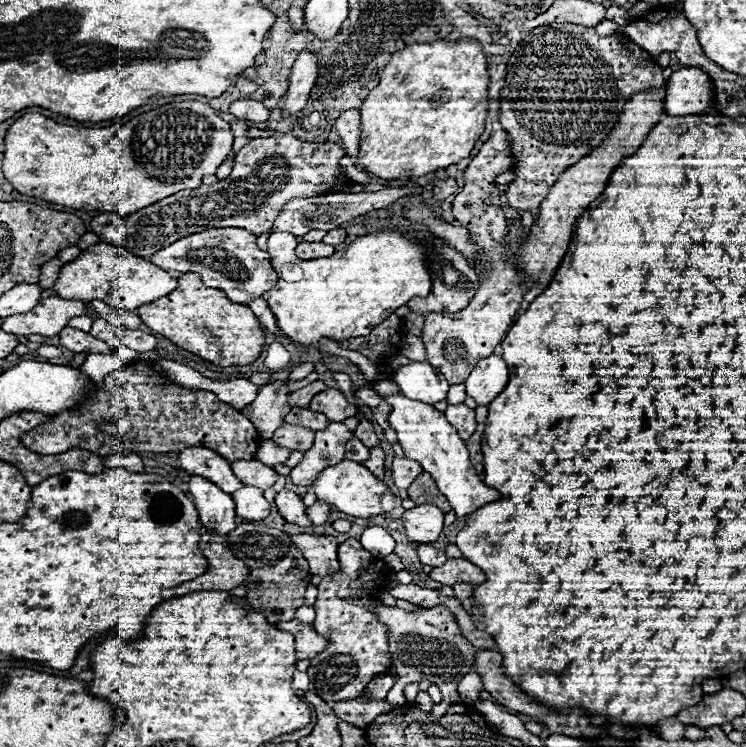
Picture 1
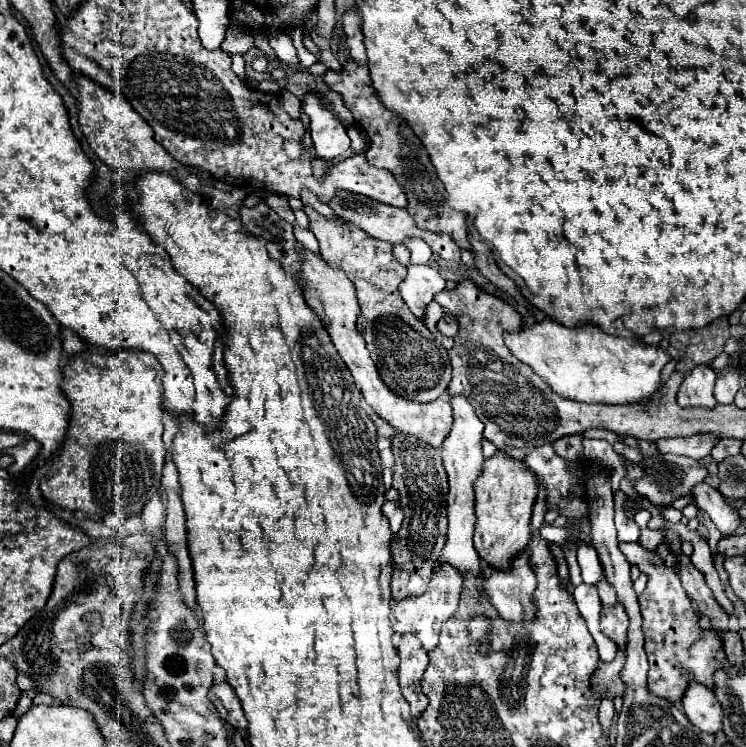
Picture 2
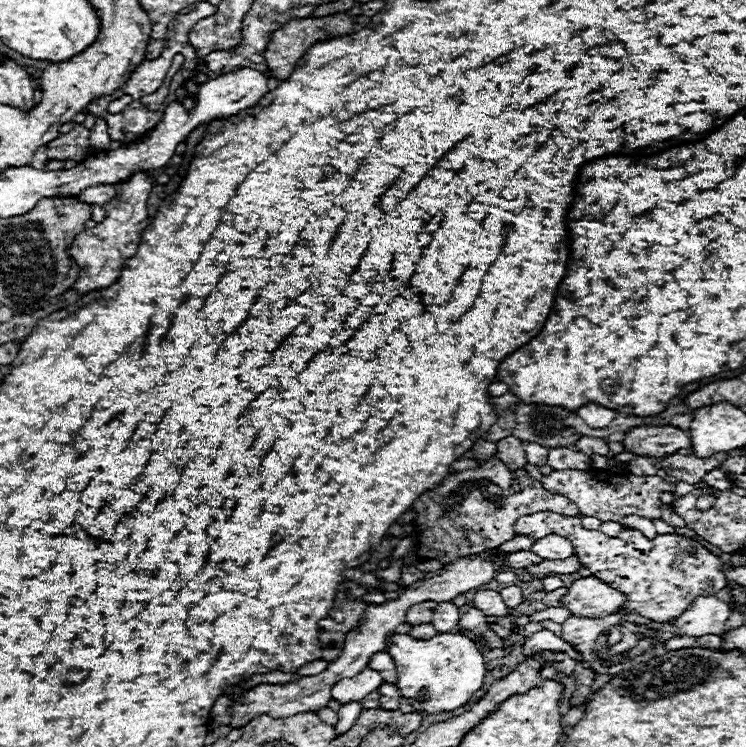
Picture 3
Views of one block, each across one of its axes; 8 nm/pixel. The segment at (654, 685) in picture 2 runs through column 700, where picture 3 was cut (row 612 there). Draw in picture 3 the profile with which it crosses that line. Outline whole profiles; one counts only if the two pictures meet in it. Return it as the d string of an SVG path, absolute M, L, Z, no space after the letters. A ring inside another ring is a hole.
M536 512L524 516L514 524L514 532L528 534L534 540L546 534L566 536L584 568L628 596L628 602L620 610L626 610L628 614L640 614L654 622L680 616L698 596L714 596L728 584L720 570L724 566L720 558L710 554L696 540L678 534L658 534L654 540L648 540L638 530L622 528L620 536L608 538L600 530L586 530L578 516L562 516L554 512Z

